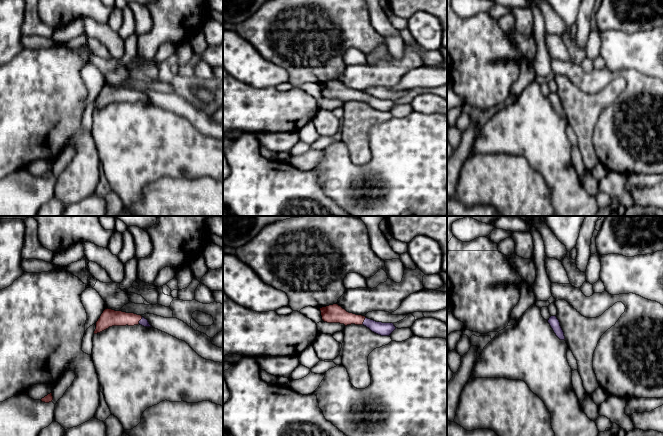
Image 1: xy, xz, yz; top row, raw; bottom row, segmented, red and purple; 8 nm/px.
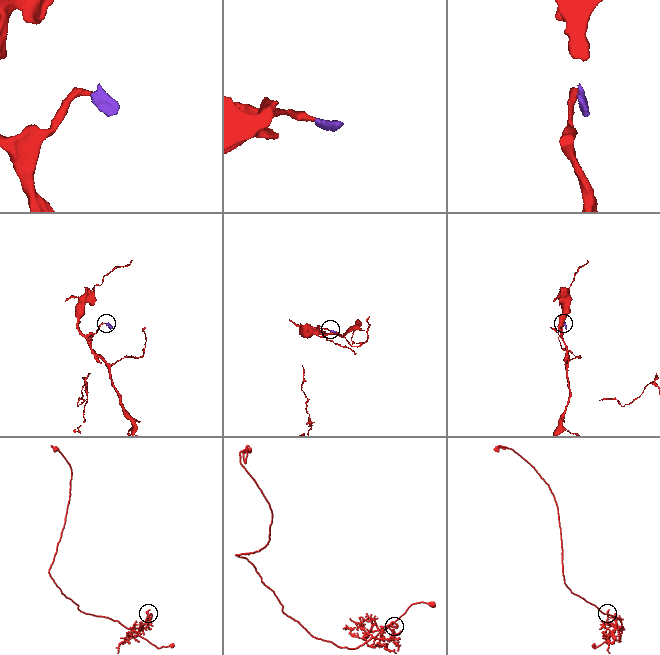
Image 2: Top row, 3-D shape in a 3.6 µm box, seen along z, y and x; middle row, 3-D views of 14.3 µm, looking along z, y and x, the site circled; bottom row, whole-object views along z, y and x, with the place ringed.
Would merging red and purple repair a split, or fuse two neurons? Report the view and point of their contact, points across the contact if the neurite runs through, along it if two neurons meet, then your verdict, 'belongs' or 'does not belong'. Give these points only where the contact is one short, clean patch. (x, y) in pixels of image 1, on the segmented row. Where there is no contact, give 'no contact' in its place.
xz (363, 321) | across xz (334, 313), (346, 318), (363, 321), (384, 329) | belongs

